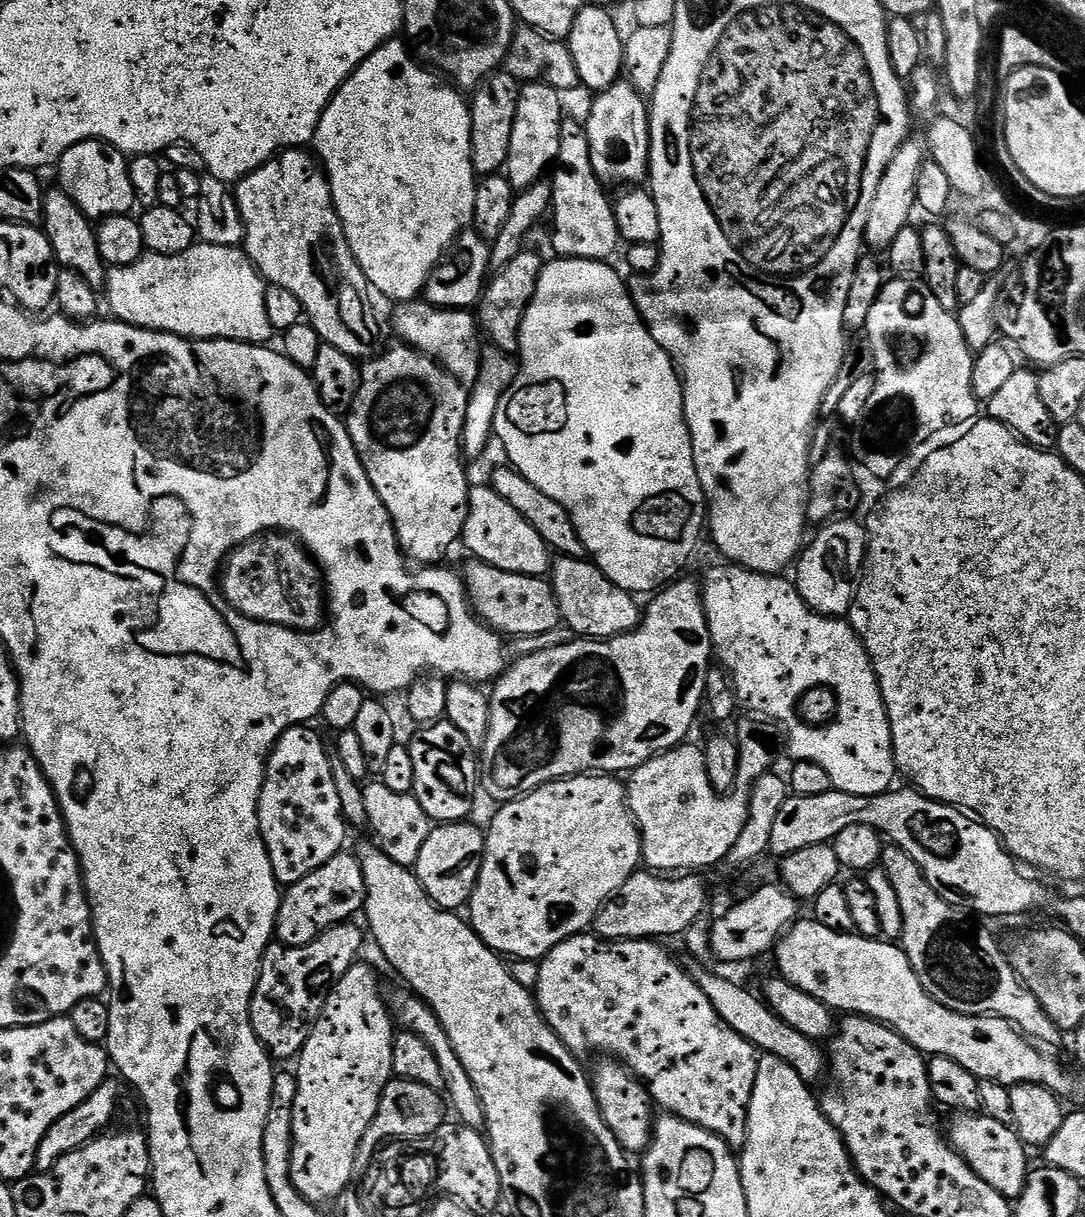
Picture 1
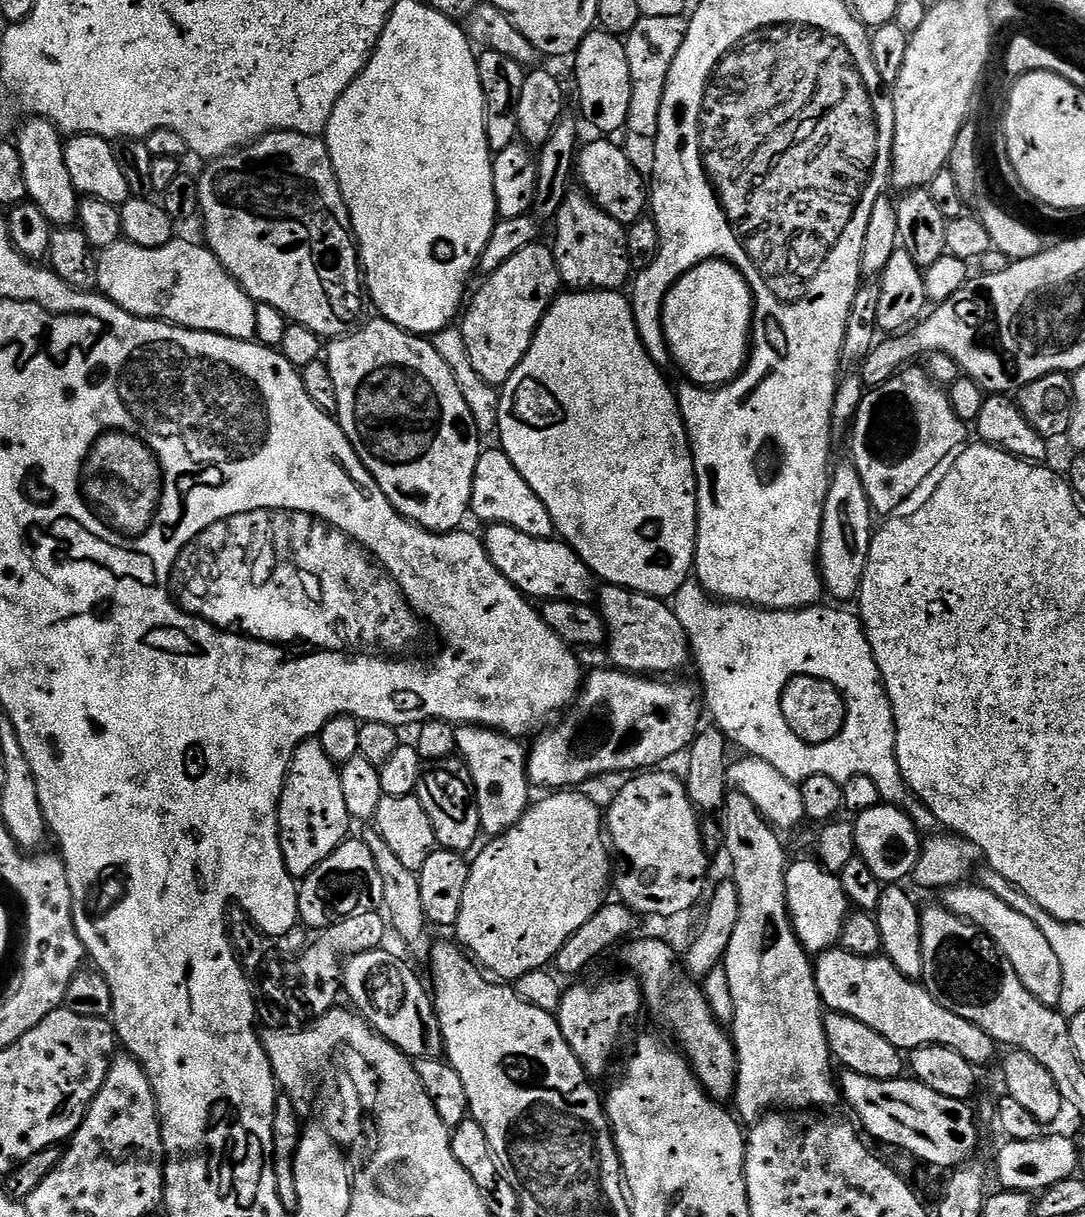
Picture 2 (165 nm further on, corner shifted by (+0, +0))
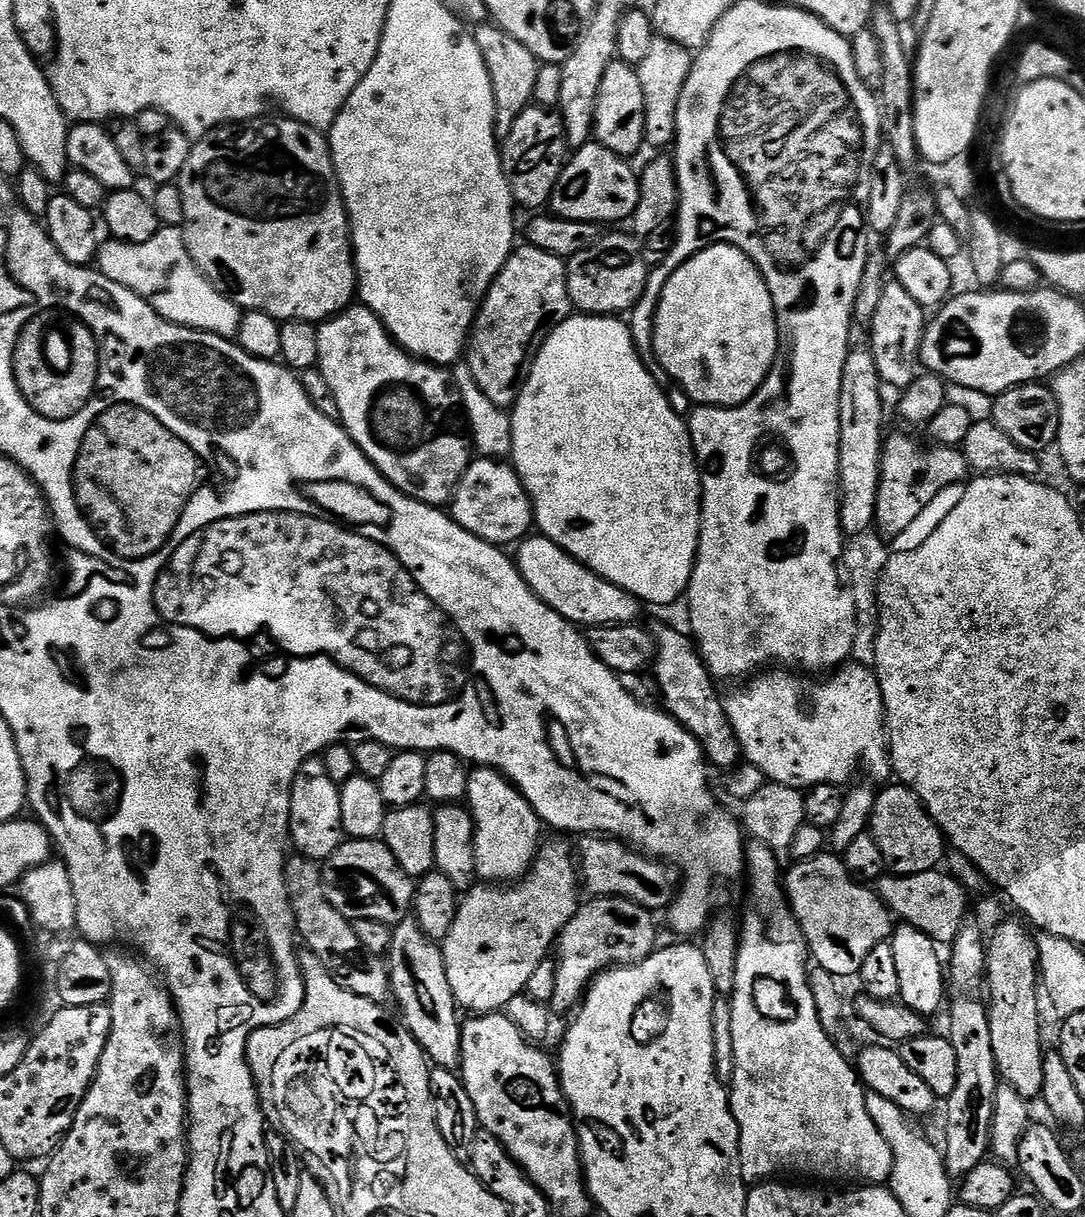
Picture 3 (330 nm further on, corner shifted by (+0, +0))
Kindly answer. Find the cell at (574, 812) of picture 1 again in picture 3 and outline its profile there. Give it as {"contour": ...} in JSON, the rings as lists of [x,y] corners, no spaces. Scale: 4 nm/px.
{"contour":[[[552,840],[543,845],[540,851],[536,853],[536,860],[532,863],[528,873],[521,876],[519,880],[515,881],[511,886],[497,886],[492,882],[480,882],[475,886],[467,889],[463,893],[460,909],[454,918],[454,926],[450,926],[450,934],[446,934],[446,938],[442,942],[444,949],[444,961],[446,962],[446,978],[450,982],[450,990],[454,994],[457,1005],[465,1013],[468,1014],[483,1014],[485,1012],[499,1012],[507,1009],[510,998],[521,995],[527,989],[530,982],[530,974],[534,974],[534,970],[538,970],[538,966],[549,959],[551,950],[560,939],[560,932],[566,926],[566,922],[570,922],[570,918],[574,918],[574,914],[580,909],[582,903],[582,880],[578,875],[578,864],[574,859],[574,852],[567,848],[560,840]]]}

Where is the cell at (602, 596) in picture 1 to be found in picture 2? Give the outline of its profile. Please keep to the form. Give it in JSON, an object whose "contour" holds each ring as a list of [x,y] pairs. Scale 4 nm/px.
{"contour":[[[605,583],[598,592],[598,611],[608,627],[608,643],[606,653],[611,667],[622,672],[643,674],[649,678],[668,678],[671,672],[680,672],[690,664],[688,635],[682,630],[682,622],[678,622],[676,611],[671,603],[659,596],[647,596],[641,592],[631,592],[629,588],[619,588],[616,584]]]}

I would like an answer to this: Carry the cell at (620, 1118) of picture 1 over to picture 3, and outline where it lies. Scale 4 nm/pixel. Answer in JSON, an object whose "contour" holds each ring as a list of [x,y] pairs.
{"contour":[[[598,896],[585,899],[574,914],[574,918],[570,918],[570,922],[566,922],[566,926],[560,932],[558,941],[560,956],[558,955],[556,960],[554,998],[550,1002],[551,1007],[555,1011],[557,1008],[560,1012],[571,1013],[583,1001],[588,987],[601,972],[622,964],[637,964],[645,960],[650,953],[655,952],[658,941],[656,941],[656,920],[652,916],[655,915],[649,909],[636,904],[633,900],[628,900],[625,896]]]}

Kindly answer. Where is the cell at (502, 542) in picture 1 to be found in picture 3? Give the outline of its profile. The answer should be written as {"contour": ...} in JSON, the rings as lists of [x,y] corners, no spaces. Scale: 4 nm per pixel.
{"contour":[[[539,534],[529,535],[519,541],[514,552],[514,563],[520,576],[547,608],[552,608],[564,620],[577,626],[598,624],[631,624],[637,619],[641,601],[626,590],[603,580],[597,572],[591,572],[584,564],[578,563],[568,552],[563,552],[552,540]]]}

